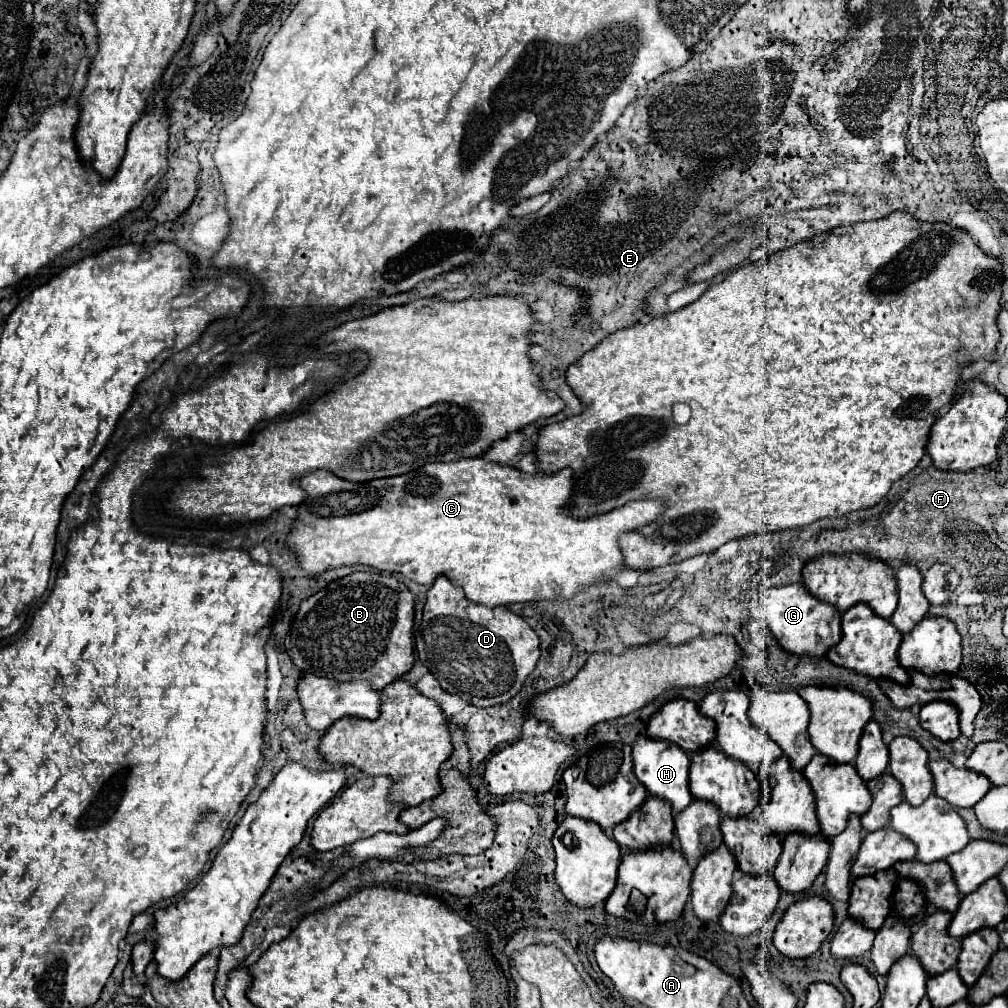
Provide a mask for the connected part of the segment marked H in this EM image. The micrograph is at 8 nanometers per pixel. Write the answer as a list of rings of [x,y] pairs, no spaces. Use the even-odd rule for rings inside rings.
[[[639,737],[633,743],[633,773],[645,785],[645,789],[661,799],[667,799],[673,807],[673,813],[683,811],[693,797],[689,797],[689,757],[677,747],[669,745],[669,741],[655,741],[649,737]],[[663,749],[663,751],[659,751]]]

